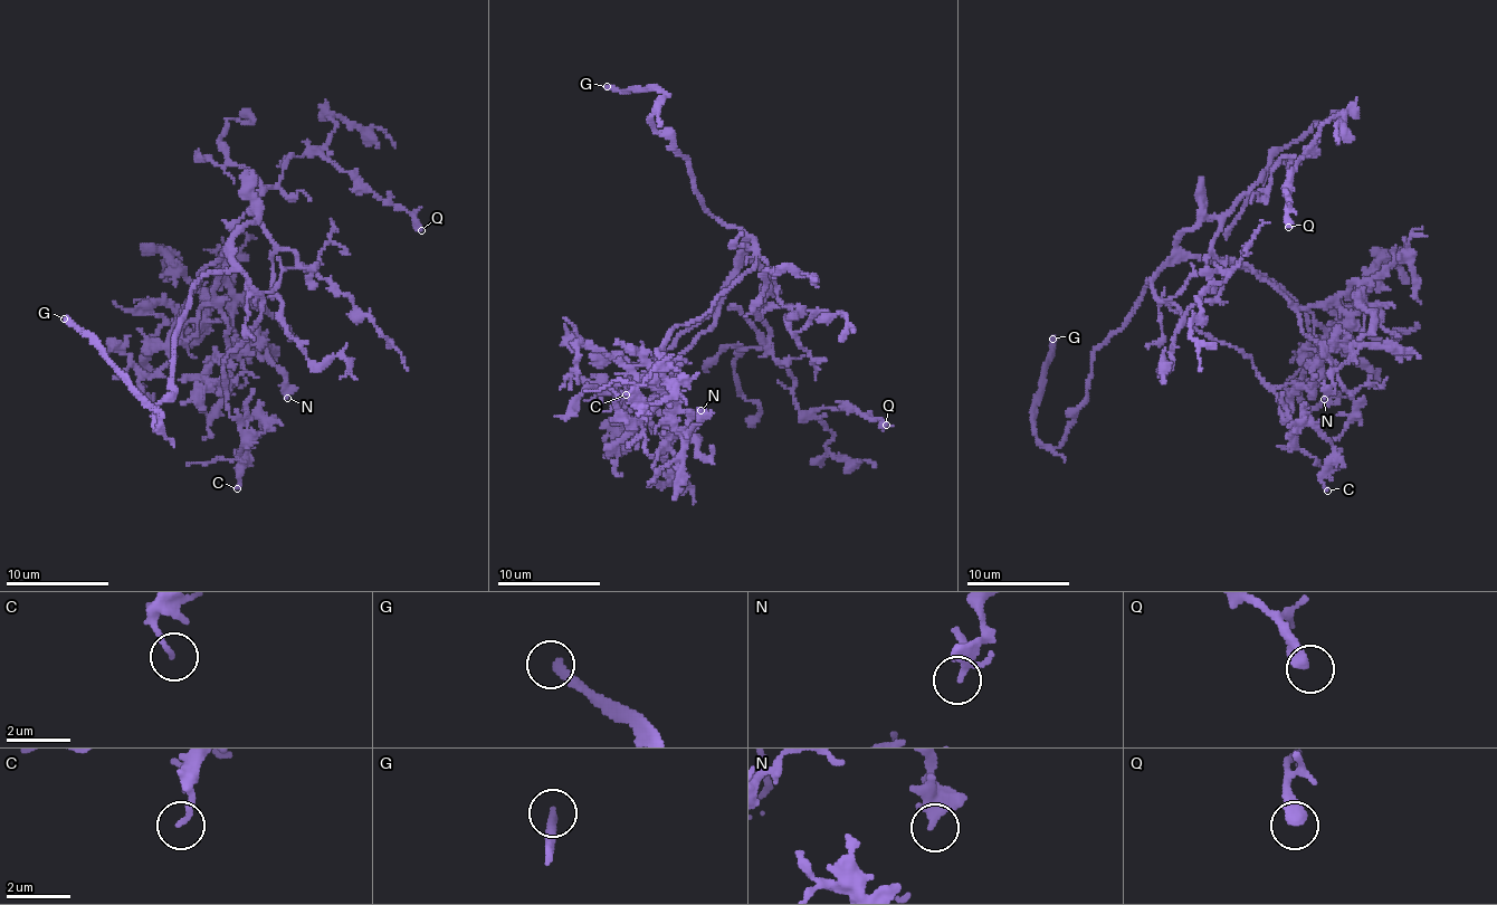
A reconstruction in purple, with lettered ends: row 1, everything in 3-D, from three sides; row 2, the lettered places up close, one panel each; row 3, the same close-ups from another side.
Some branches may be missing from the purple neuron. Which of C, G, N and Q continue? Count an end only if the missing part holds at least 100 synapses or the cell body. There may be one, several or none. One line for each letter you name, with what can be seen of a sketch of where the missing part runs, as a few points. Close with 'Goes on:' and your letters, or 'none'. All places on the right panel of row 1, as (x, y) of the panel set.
G: (1052, 339), (1069, 274), (1076, 266)
Goes on: G

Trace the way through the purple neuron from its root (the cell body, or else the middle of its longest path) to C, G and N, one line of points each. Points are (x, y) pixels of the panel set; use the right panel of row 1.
C: (1149, 280), (1202, 333), (1252, 360), (1283, 421), (1309, 420), (1329, 438), (1327, 491)
G: (1149, 280), (1135, 313), (1094, 352), (1086, 401), (1065, 440), (1048, 447), (1035, 435), (1032, 412), (1052, 339)
N: (1149, 280), (1190, 257), (1243, 263), (1290, 304), (1300, 330), (1325, 354), (1356, 346), (1333, 373), (1324, 399)

